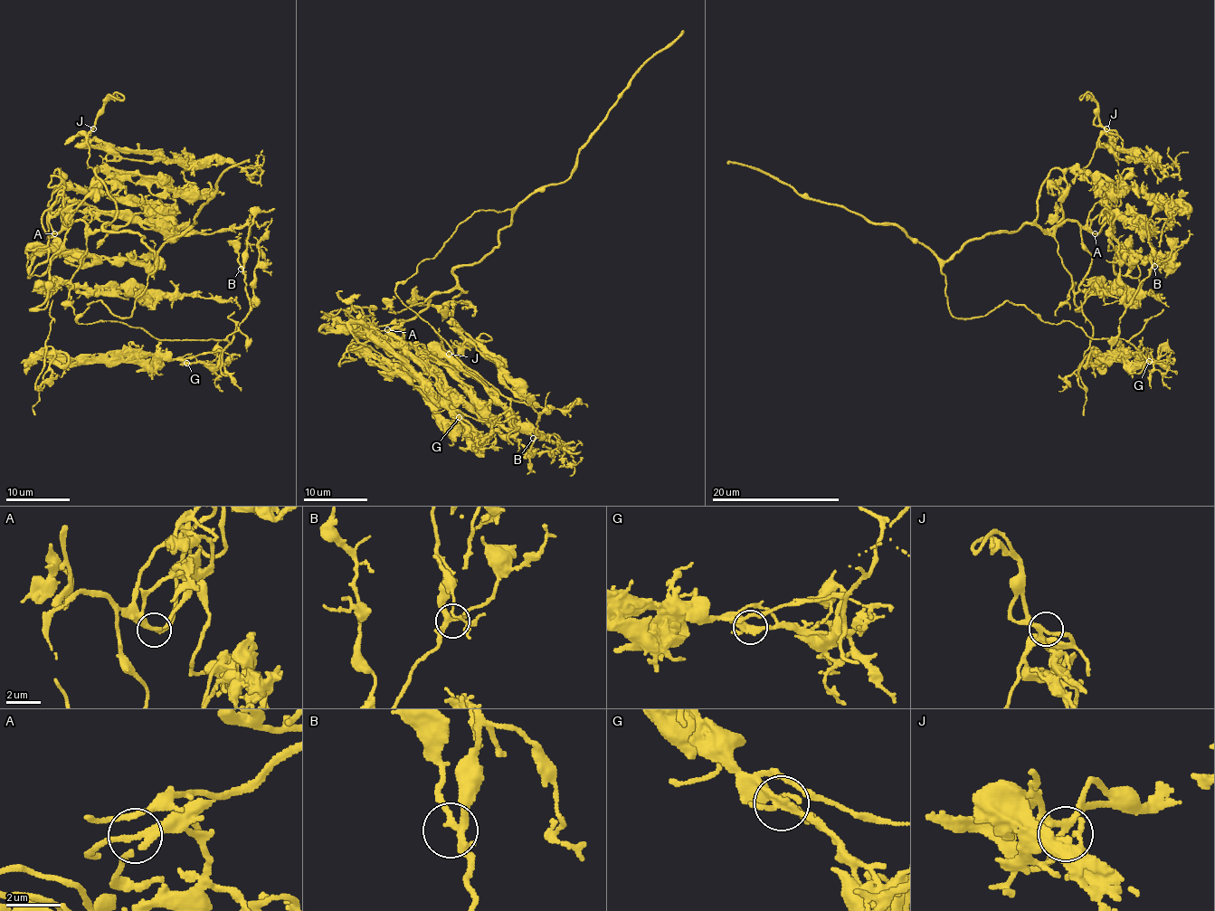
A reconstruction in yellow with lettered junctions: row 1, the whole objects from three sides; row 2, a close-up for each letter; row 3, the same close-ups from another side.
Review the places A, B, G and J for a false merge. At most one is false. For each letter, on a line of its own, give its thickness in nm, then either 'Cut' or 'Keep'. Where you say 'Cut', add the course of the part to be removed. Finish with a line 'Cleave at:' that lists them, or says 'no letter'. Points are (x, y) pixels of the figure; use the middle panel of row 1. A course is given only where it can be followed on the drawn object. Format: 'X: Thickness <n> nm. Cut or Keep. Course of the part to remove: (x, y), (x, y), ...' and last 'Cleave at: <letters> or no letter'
A: Thickness 200 nm. Keep
B: Thickness 220 nm. Keep
G: Thickness 220 nm. Keep
J: Thickness 240 nm. Keep
Cleave at: no letter

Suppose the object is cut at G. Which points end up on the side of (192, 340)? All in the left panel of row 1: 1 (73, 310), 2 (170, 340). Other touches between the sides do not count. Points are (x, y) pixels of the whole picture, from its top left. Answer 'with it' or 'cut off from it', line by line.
1: with it
2: with it

